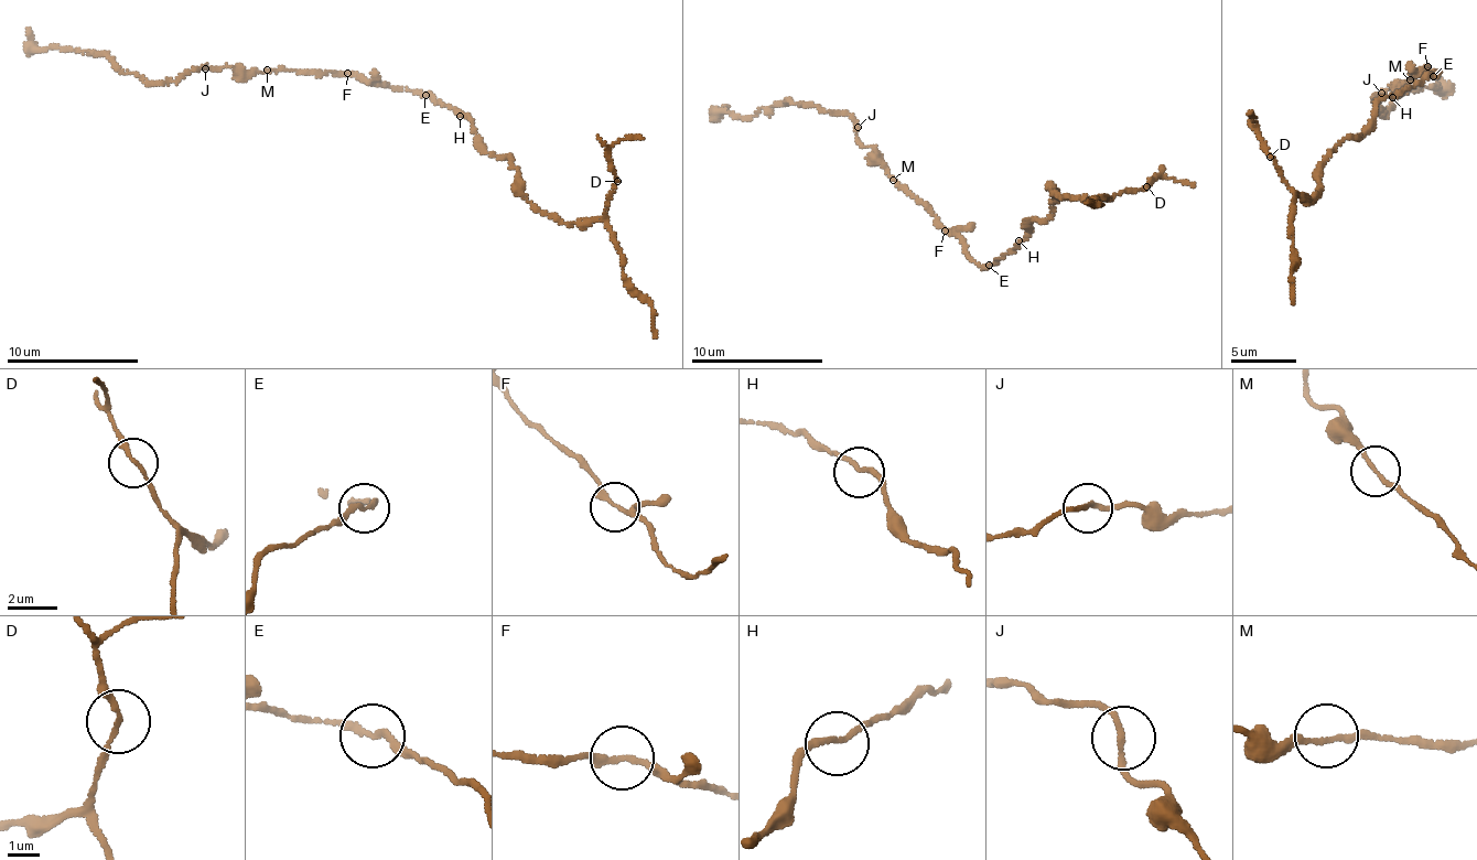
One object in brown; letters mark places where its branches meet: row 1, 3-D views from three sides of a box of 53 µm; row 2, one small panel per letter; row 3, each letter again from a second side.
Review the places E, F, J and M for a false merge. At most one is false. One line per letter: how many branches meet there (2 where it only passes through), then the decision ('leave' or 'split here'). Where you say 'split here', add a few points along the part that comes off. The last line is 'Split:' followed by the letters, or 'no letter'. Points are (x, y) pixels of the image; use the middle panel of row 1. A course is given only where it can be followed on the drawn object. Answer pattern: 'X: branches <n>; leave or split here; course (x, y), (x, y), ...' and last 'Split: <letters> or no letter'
E: branches 2; split here; course (989, 265), (1027, 239), (1031, 218), (1049, 219), (1053, 190), (1070, 200), (1104, 196), (1088, 203)
F: branches 2; leave
J: branches 2; leave
M: branches 2; leave
Split: E

